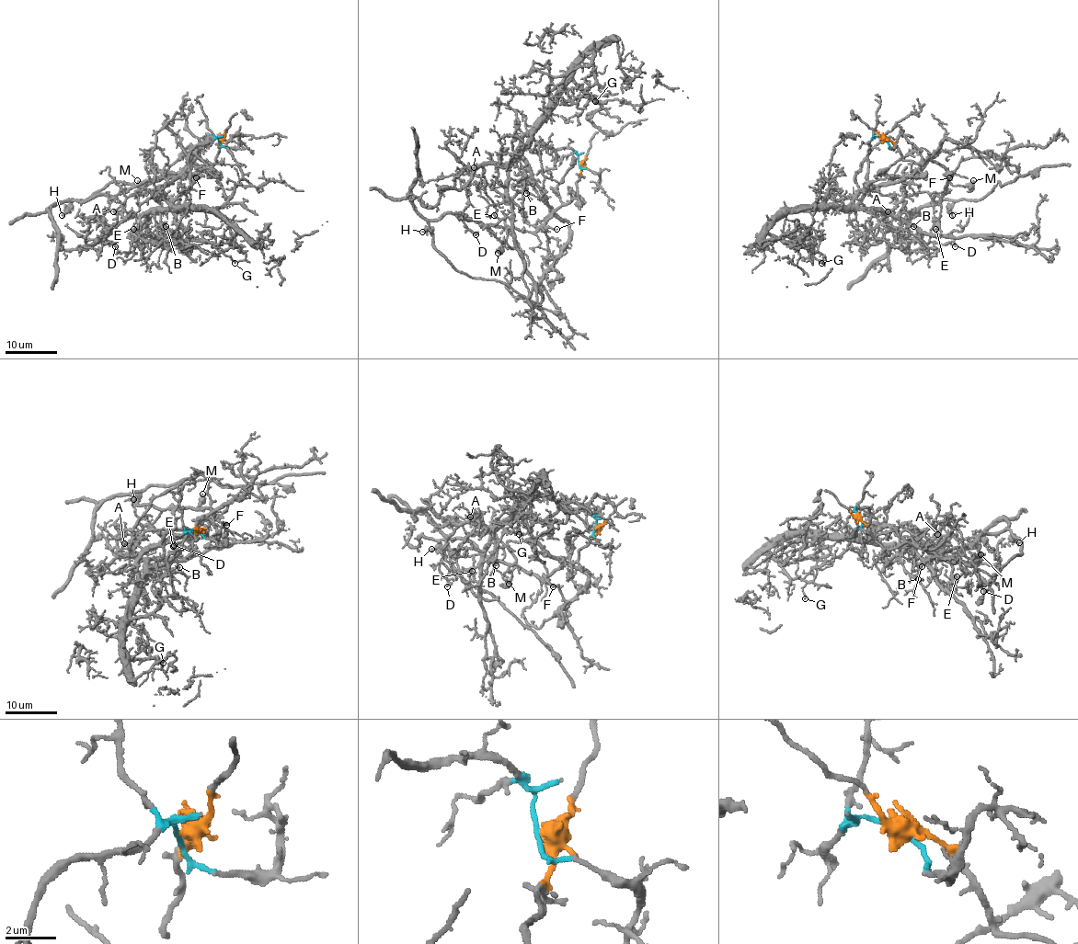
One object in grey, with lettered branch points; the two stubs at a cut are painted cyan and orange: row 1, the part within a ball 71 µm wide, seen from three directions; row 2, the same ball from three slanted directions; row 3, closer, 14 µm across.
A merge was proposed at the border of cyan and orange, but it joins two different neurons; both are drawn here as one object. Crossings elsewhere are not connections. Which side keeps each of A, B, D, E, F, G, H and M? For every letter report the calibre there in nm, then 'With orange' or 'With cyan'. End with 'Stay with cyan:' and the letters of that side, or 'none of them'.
A: Thickness 160 nm. With cyan
B: Thickness 120 nm. With cyan
D: Thickness 100 nm. With cyan
E: Thickness 120 nm. With cyan
F: Thickness 130 nm. With orange
G: Thickness 130 nm. With cyan
H: Thickness 110 nm. With orange
M: Thickness 160 nm. With orange
Stay with cyan: A, B, D, E, G

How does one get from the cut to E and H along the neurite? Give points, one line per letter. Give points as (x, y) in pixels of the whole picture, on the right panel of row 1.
E: (883, 139), (875, 136), (868, 142), (866, 195), (858, 205), (899, 215), (937, 237), (936, 228)
H: (883, 139), (903, 160), (931, 158), (952, 173), (945, 190), (934, 199), (952, 201), (952, 215)

